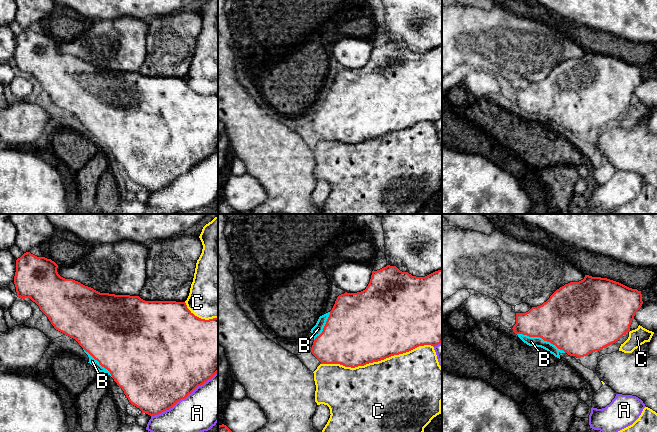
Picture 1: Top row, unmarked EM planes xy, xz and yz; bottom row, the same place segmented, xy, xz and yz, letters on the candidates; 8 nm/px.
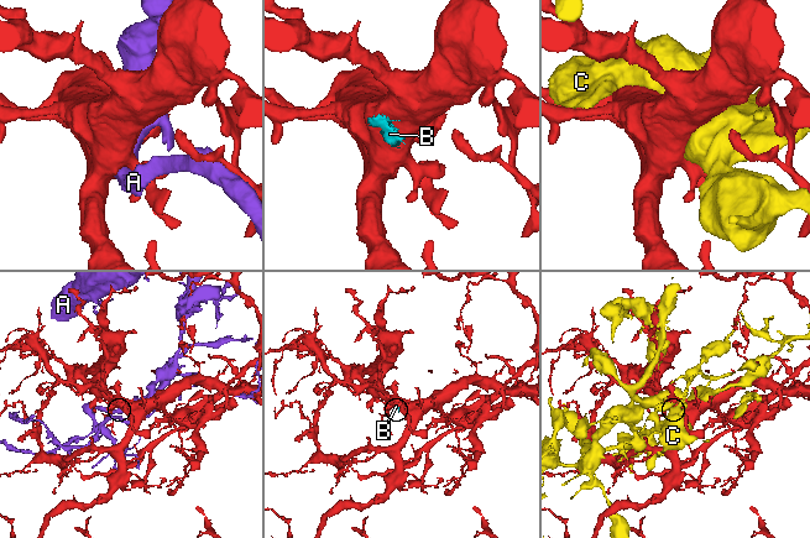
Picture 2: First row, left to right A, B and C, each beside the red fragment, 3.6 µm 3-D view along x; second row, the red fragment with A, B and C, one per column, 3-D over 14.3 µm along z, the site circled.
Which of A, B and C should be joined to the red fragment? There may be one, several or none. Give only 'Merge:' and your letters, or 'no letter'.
Merge: B

